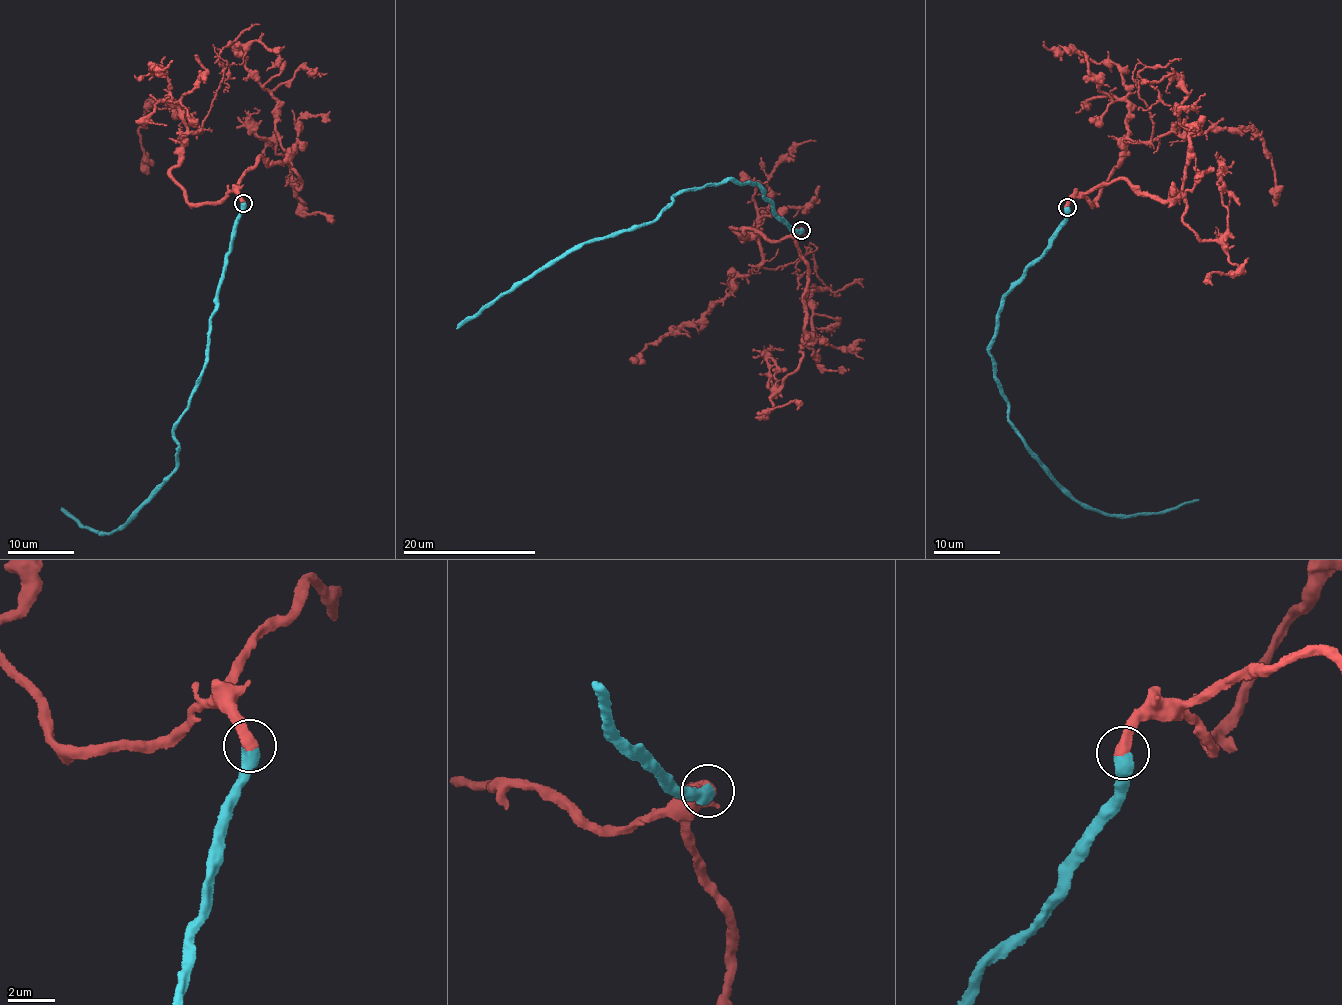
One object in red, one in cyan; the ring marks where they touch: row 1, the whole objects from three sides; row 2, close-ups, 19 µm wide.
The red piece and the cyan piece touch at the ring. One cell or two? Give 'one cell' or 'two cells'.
one cell

